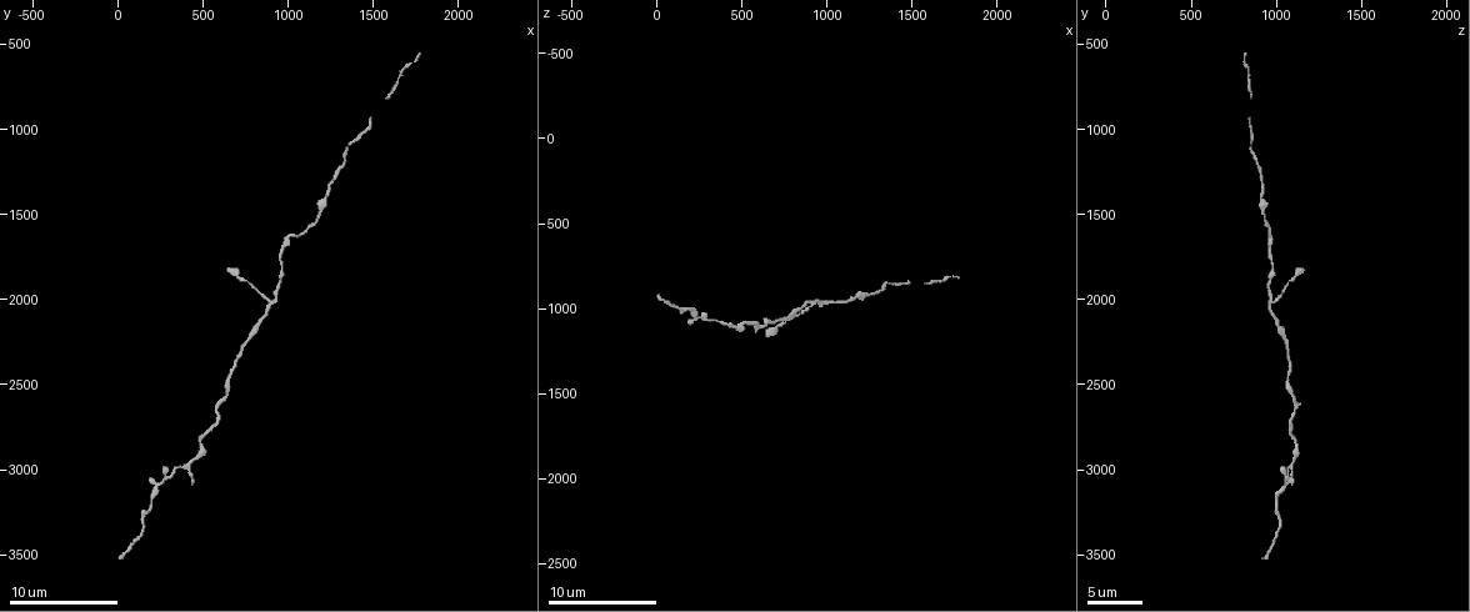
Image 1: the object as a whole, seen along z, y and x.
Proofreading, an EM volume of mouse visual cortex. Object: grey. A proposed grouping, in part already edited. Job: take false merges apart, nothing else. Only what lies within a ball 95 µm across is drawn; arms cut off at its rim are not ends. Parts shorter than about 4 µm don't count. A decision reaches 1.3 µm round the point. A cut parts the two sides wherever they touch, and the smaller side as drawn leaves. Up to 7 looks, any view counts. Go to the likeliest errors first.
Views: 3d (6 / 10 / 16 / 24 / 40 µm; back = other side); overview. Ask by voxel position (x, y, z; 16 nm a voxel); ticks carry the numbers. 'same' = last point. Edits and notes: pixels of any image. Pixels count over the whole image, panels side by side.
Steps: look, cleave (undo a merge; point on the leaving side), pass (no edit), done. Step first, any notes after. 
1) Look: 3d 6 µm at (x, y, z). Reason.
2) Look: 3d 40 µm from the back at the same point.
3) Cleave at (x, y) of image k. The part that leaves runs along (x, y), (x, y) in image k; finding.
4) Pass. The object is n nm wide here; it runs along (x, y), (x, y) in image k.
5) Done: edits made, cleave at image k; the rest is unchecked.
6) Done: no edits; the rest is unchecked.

Look: 3d 6 µm at (900, 2020, 960). Branch point.

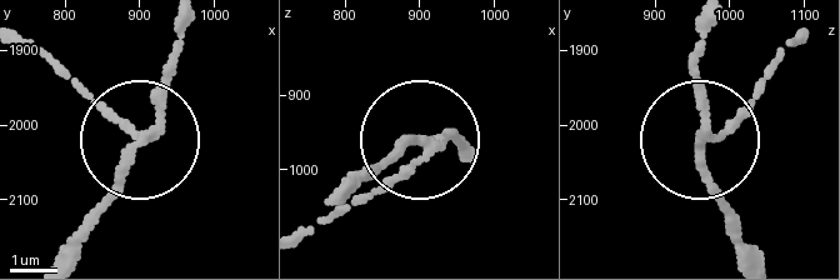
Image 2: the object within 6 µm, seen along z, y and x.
Pass. The side arm is 6 µm long; it runs along (116, 173), (140, 136), (56, 61) in image 2; continuous, no second neuron.

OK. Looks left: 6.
Look: 3d 10 µm at (420, 2980, 1100). Three arms meet.

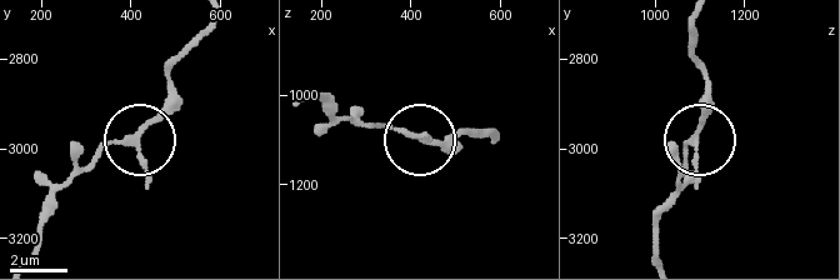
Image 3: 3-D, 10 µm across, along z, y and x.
Pass. It runs along (209, 25), (169, 76), (159, 119), (83, 166) in image 3; one neuron here.

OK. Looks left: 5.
Look: 3d 6 µm at (180, 3180, 1000). Calibre changes.

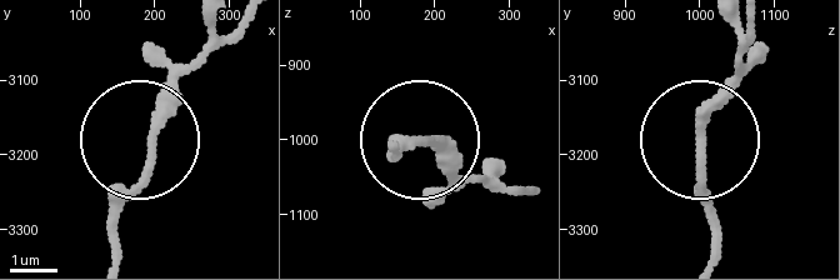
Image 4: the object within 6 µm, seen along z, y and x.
Pass. It runs along (233, 28), (153, 123), (149, 171), (116, 219), (113, 254) in image 4; all the same neuron.

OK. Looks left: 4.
Look: 3d 10 µm at (620, 2580, 1100). Calibre changes.

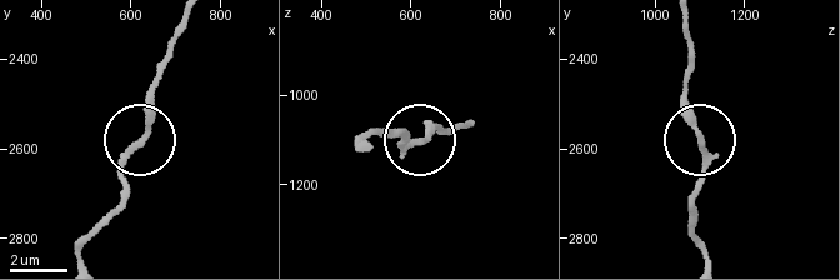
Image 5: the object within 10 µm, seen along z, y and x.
Pass. All the same neuron.

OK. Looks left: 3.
Done: no edits; the rest is unchecked.

